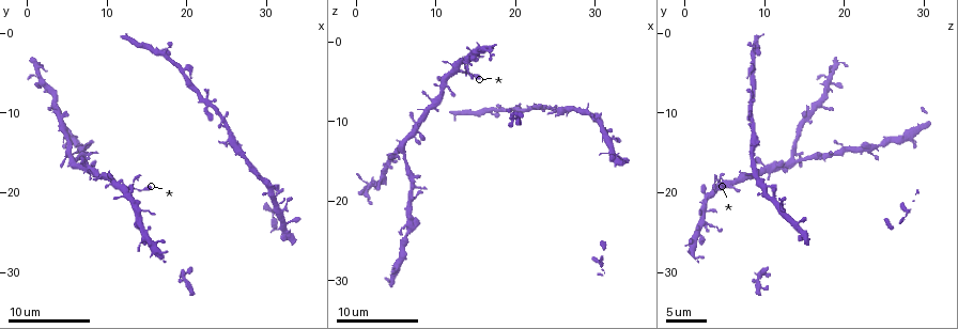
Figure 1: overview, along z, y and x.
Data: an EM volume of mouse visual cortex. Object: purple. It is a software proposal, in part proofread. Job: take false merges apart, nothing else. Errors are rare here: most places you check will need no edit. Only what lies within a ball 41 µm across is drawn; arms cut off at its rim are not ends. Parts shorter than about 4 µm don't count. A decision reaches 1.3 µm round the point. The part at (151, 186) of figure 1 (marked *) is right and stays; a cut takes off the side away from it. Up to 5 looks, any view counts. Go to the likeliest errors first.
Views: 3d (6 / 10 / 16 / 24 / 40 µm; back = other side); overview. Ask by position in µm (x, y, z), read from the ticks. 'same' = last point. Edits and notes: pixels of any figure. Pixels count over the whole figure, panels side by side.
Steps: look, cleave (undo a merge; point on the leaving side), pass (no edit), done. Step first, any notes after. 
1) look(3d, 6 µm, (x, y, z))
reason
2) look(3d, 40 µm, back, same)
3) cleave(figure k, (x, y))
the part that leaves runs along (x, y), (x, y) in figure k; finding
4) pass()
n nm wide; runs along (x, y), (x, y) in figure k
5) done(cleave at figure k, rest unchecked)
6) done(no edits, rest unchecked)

look(3d, 10 µm, (25.5, 13.0, 8.5))
arms part here

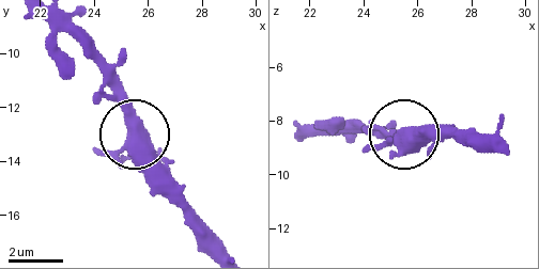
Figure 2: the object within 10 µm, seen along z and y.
look(3d, 10 µm, back, same)

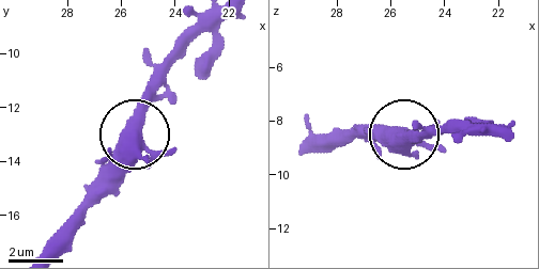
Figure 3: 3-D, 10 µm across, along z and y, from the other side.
pass()
450 nm wide; one cell here

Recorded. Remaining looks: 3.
look(3d, 16 µm, (5.5, 16.0, 13.5))
four or more arms meet

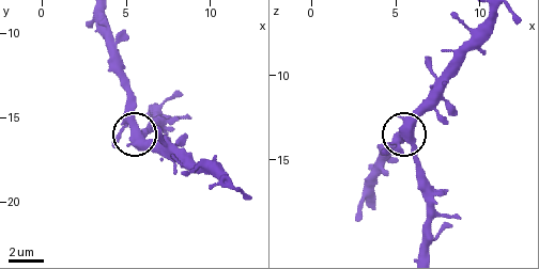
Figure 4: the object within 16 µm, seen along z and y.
pass()
all the same cell

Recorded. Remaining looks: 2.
look(3d, 6 µm, (12.5, 20.0, 3.0))
four or more arms meet

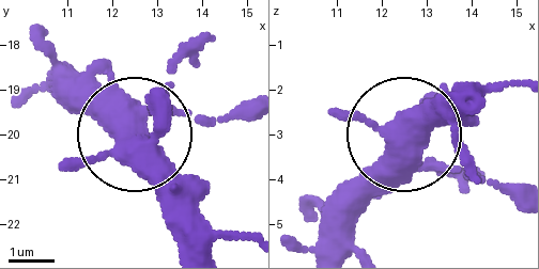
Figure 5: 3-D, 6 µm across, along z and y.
look(3d, 6 µm, back, (12.25, 20.25, 3.20))
from behind

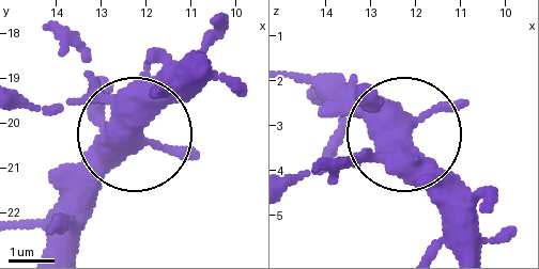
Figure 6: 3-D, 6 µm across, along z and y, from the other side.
pass()
470 nm wide; runs along (293, 184), (400, 138), (320, 80) in figure 6; one cell here

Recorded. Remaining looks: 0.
done(no edits, rest unchecked)

